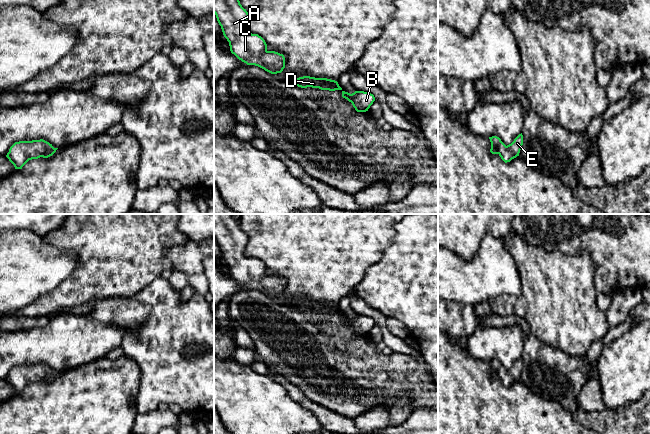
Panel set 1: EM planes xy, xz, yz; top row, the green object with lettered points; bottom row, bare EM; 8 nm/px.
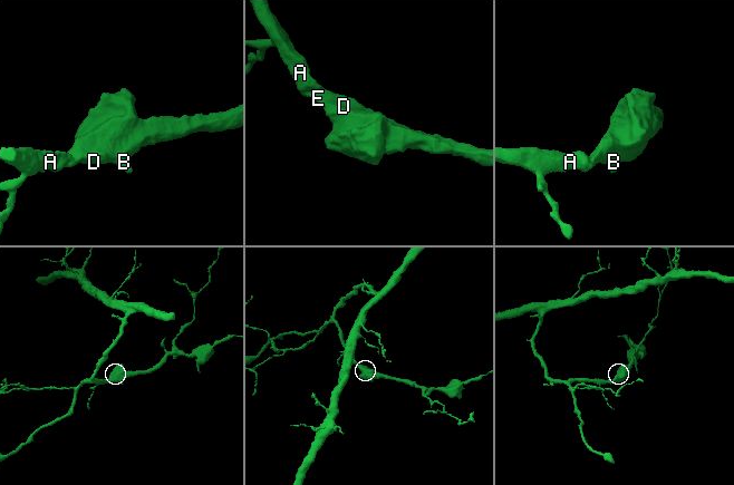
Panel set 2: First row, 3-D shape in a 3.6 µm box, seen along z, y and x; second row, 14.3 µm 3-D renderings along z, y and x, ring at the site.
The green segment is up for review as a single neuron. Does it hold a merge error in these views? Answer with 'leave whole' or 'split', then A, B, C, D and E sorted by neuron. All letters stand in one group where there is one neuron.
leave whole | A B C D E

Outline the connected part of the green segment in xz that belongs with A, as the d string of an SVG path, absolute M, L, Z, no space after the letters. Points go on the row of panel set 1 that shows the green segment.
M214 0L214 14L229 42L231 53L239 60L247 65L258 66L271 74L283 71L284 55L268 51L261 36L244 30L249 14L239 0Z

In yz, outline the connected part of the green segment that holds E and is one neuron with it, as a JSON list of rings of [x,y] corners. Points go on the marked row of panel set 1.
[[[522,133],[519,134],[514,141],[507,146],[497,136],[489,137],[489,139],[491,142],[490,152],[492,154],[498,154],[505,163],[510,162],[512,159],[519,156],[523,145]]]

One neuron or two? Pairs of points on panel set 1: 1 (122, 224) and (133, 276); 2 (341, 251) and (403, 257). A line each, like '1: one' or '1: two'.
1: one
2: two

